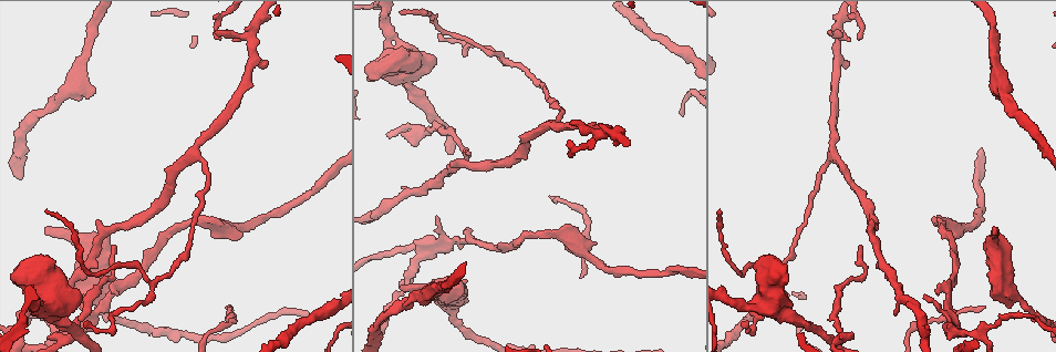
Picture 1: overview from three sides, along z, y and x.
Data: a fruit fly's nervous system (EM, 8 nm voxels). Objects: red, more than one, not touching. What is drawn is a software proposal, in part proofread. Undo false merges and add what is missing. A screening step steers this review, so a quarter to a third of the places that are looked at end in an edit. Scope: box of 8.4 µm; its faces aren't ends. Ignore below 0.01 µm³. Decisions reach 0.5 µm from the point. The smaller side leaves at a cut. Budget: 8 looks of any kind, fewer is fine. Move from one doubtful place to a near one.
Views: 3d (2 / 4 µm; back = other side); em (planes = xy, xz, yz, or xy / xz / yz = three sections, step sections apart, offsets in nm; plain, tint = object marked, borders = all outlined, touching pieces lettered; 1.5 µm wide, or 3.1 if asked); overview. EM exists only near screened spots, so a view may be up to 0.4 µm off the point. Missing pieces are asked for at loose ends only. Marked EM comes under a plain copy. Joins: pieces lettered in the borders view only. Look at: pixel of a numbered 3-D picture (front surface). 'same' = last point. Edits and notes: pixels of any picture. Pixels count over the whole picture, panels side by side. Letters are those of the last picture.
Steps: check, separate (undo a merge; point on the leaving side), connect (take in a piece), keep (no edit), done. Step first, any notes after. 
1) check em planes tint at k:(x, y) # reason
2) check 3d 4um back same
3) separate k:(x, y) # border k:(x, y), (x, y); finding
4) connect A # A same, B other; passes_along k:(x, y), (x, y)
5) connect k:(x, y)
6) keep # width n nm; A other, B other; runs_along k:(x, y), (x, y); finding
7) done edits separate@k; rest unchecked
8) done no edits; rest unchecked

check 3d 4um back at 1:(994, 228) # branch stops here

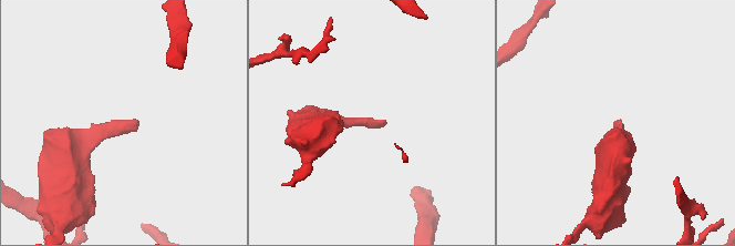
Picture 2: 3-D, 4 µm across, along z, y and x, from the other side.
check em planes borders at 2:(138, 121) # now the EM

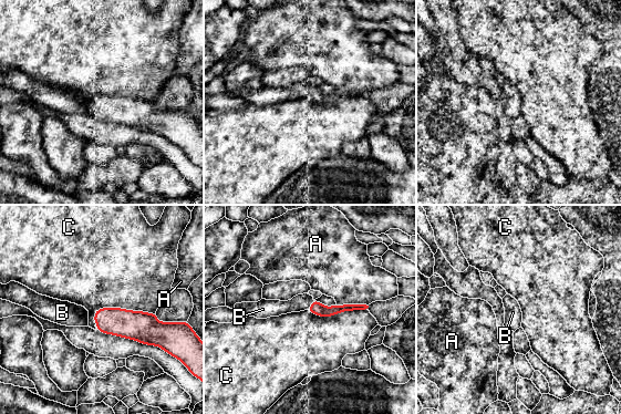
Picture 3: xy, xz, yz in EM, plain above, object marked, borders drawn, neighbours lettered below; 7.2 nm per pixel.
connect B # A other, B same, C other; it goes on there

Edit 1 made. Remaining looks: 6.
check overview # see it whole again

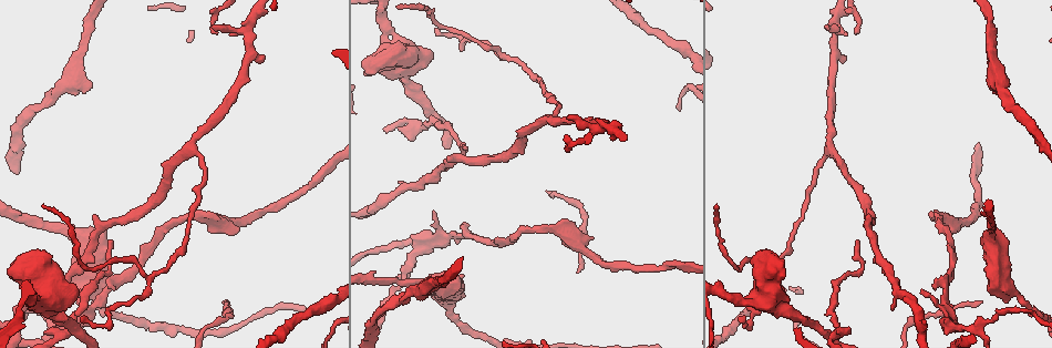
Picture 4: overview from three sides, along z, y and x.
check em planes borders at 4:(923, 291) # thin end

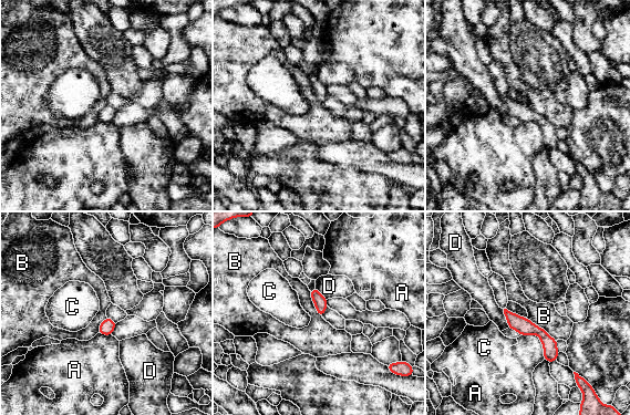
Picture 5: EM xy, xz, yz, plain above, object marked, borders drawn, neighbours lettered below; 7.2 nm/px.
keep # A other, B other, C other, D other; border 5:(503, 309), (508, 327); none of them fits

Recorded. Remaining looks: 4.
check em yz step 8 borders at 4:(605, 125) # sharp bend

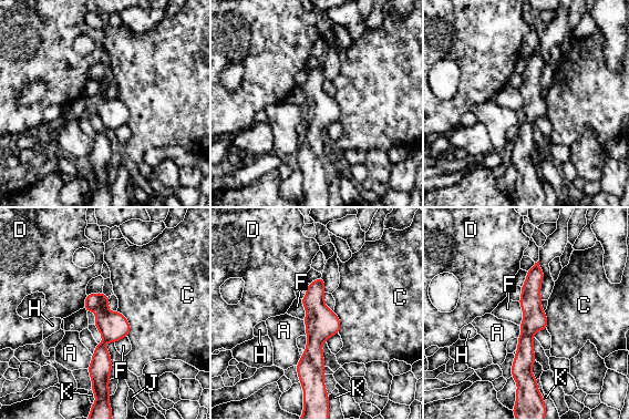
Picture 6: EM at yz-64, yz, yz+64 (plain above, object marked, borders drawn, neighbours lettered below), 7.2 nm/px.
keep # width 170 nm; A other, C other, D other, F other, H other, J other, K other; border 6:(518, 301), (523, 314), (519, 325); all the same neuron

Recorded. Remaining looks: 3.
done edits connect@3; rest unchecked

